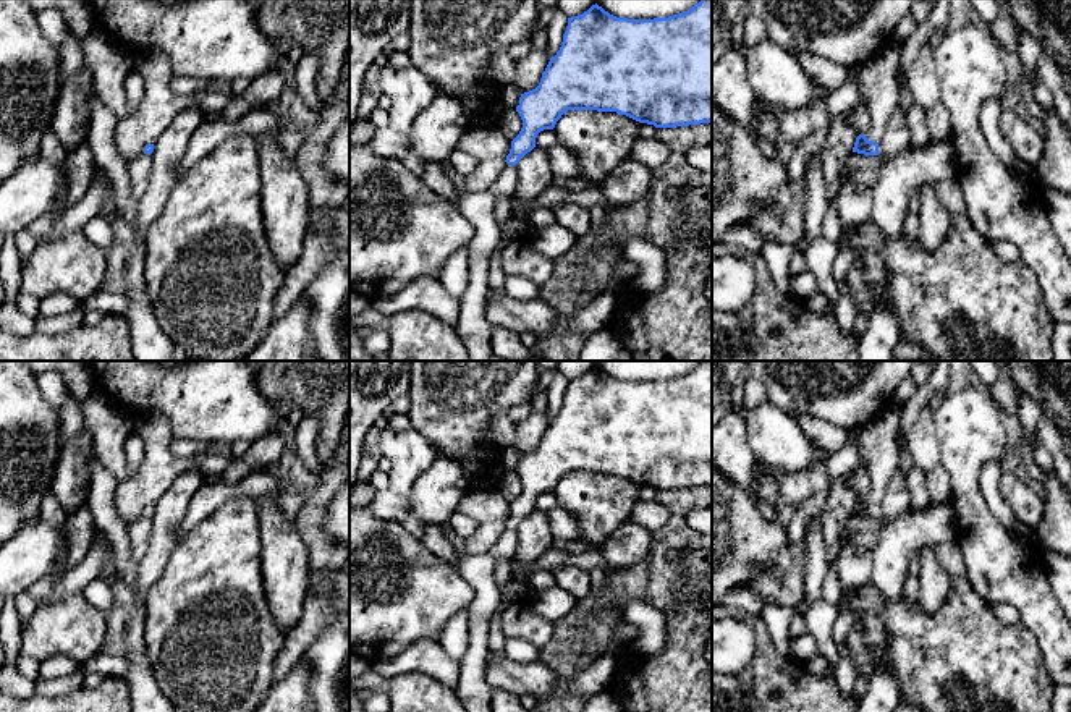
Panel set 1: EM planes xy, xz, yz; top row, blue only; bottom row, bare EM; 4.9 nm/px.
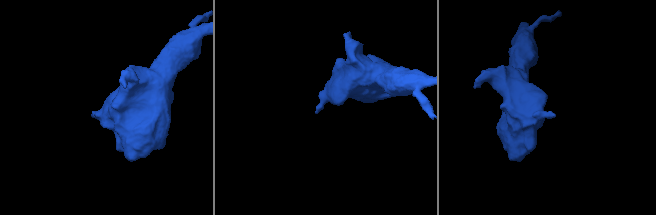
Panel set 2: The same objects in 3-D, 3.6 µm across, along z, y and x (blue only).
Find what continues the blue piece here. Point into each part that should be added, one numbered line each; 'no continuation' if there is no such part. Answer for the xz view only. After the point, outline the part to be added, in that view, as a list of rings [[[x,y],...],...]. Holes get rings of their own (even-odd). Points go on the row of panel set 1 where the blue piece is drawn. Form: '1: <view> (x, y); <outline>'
1: xz (473, 327); [[[506,165],[490,188],[466,193],[456,201],[463,215],[474,225],[474,238],[468,244],[469,282],[459,299],[459,317],[455,325],[455,332],[468,348],[469,361],[487,361],[492,356],[492,325],[485,317],[485,299],[490,254],[500,243],[500,227],[493,212],[497,201],[511,199],[516,186],[516,165]]]

